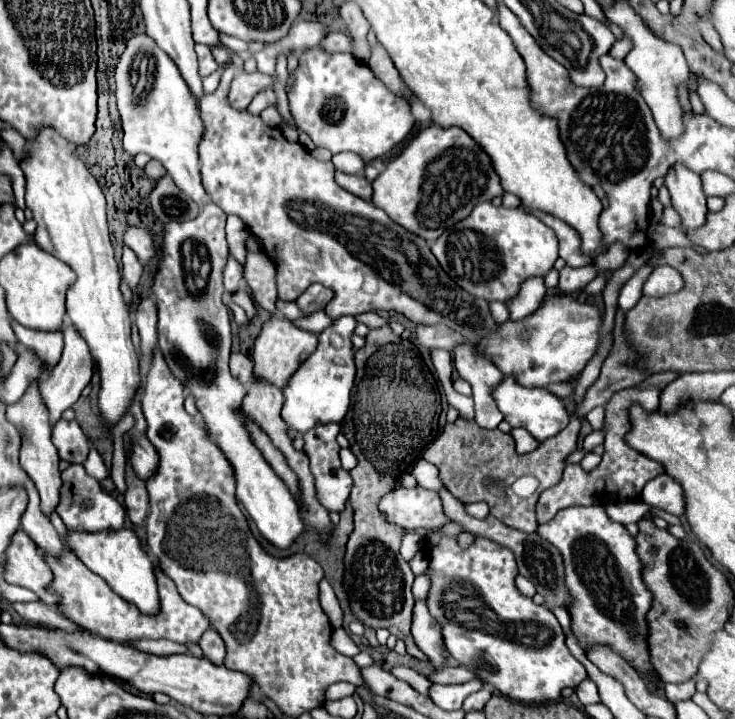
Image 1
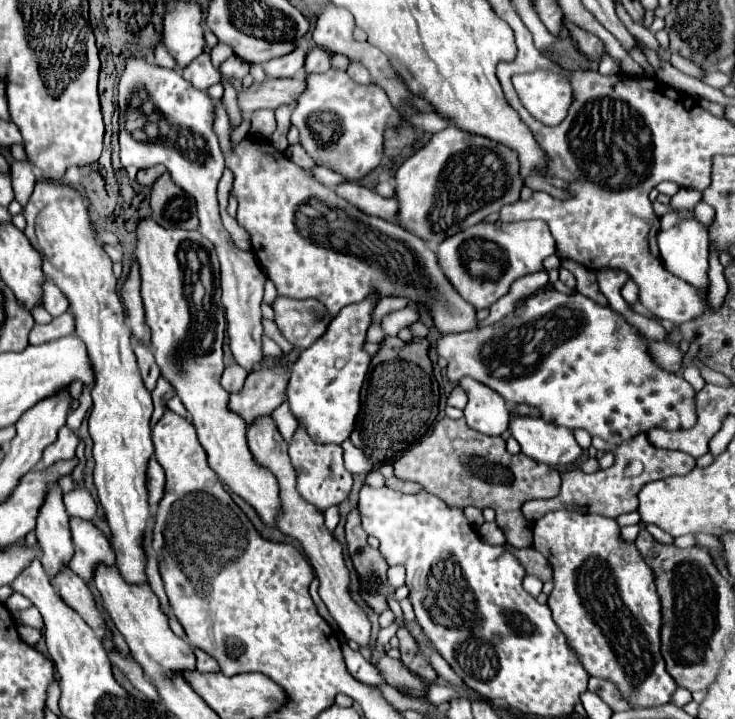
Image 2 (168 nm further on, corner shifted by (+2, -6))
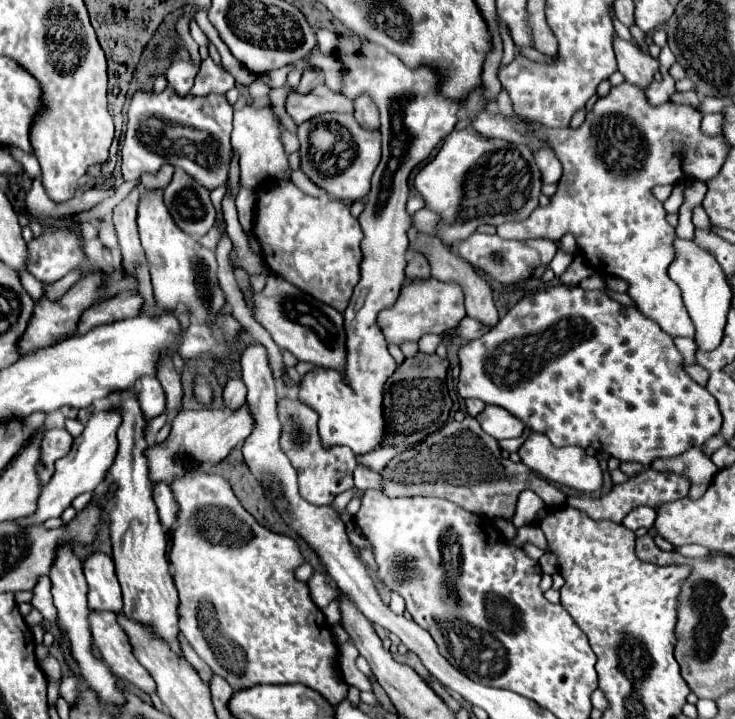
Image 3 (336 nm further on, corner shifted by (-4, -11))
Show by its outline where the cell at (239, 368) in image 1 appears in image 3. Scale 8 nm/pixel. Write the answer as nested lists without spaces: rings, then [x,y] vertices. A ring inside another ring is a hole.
[[[229,380],[227,386],[223,388],[223,402],[231,410],[239,410],[245,404],[245,396],[247,396],[247,388],[241,380]]]

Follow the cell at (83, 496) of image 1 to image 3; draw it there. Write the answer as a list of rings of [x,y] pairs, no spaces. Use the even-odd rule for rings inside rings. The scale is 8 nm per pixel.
[[[95,552],[85,562],[85,578],[89,584],[89,610],[91,612],[121,612],[121,588],[115,576],[113,560],[101,552]]]

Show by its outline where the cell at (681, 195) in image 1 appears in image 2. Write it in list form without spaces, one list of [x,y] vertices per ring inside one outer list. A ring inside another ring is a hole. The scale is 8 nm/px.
[[[693,217],[681,219],[675,227],[671,227],[669,231],[661,231],[657,235],[657,243],[659,243],[659,251],[665,263],[665,269],[669,273],[673,273],[675,277],[687,281],[693,287],[707,287],[709,279],[707,279],[707,259],[709,259],[709,235],[707,235],[707,227]]]

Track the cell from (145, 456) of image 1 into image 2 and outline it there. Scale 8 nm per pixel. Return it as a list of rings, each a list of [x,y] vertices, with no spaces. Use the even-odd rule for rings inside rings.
[[[153,457],[149,461],[149,467],[147,467],[147,491],[149,491],[149,505],[151,505],[151,509],[157,507],[159,499],[163,495],[163,487],[165,487],[165,471]]]

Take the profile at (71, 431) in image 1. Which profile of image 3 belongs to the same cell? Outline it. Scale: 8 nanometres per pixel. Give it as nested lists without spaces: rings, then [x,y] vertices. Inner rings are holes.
[[[53,428],[53,430],[43,432],[41,460],[37,466],[41,484],[49,482],[49,478],[55,472],[55,460],[59,460],[61,456],[67,456],[71,446],[73,446],[73,436],[65,428]]]

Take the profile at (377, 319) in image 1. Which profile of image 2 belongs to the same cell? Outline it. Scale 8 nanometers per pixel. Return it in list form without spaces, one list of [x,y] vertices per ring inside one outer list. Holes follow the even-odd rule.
[[[387,297],[387,299],[383,299],[383,301],[375,307],[375,311],[373,311],[373,323],[381,323],[381,319],[383,319],[385,315],[389,315],[389,313],[393,313],[393,311],[397,311],[397,309],[403,309],[407,303],[409,303],[409,301],[407,301],[407,299],[401,299],[401,297]]]

